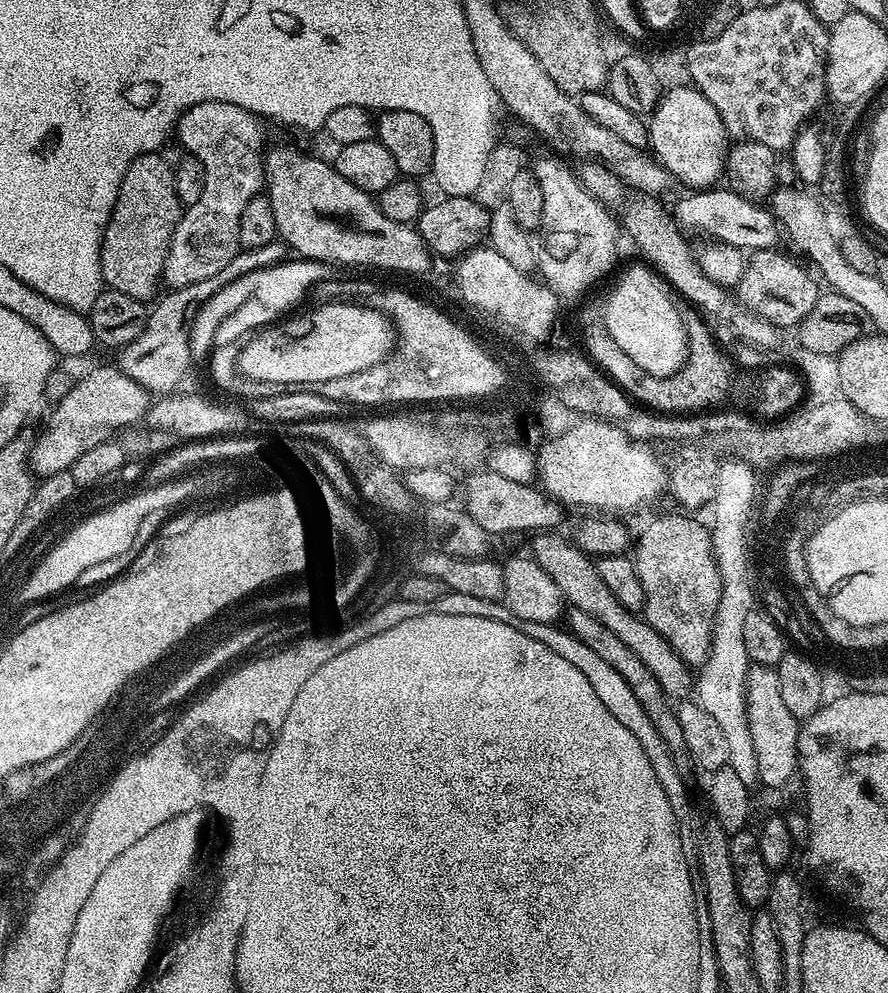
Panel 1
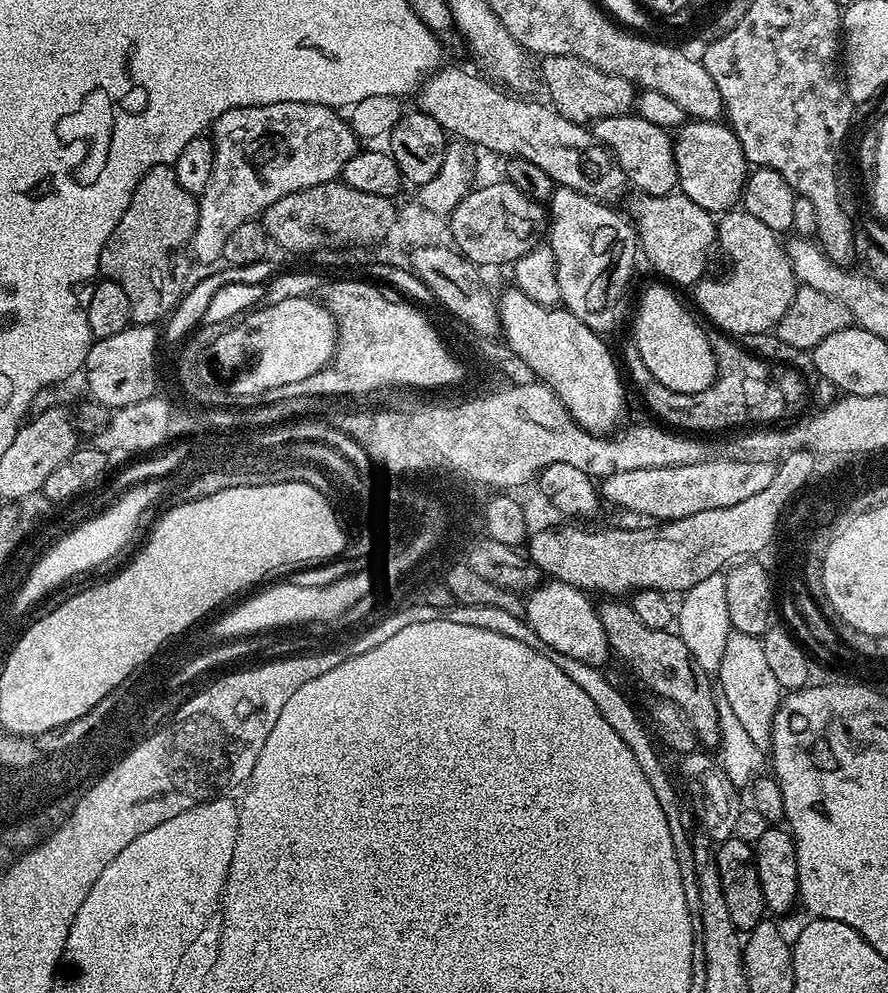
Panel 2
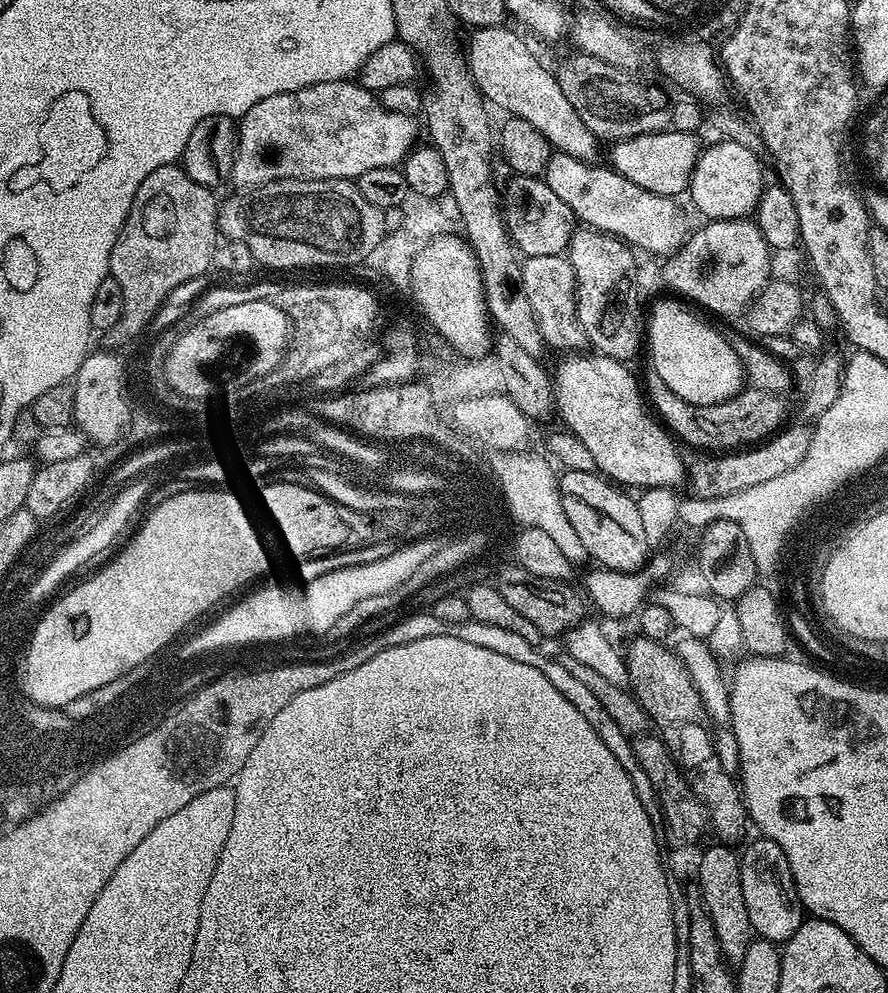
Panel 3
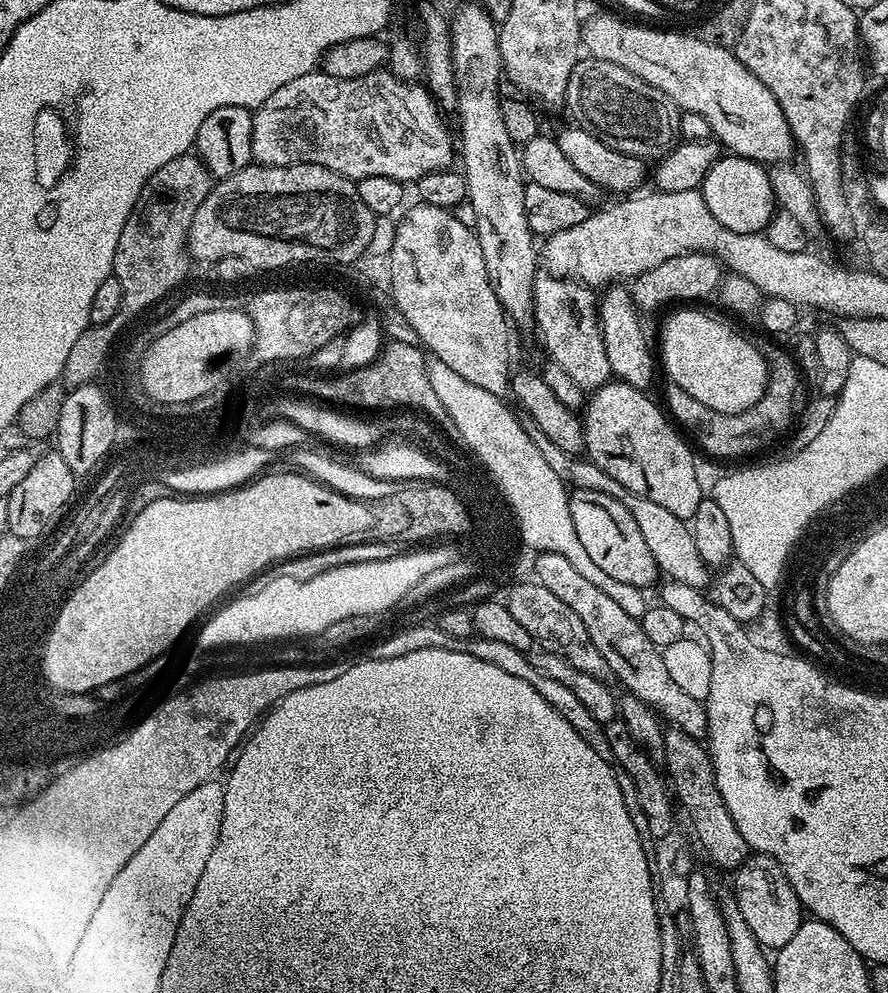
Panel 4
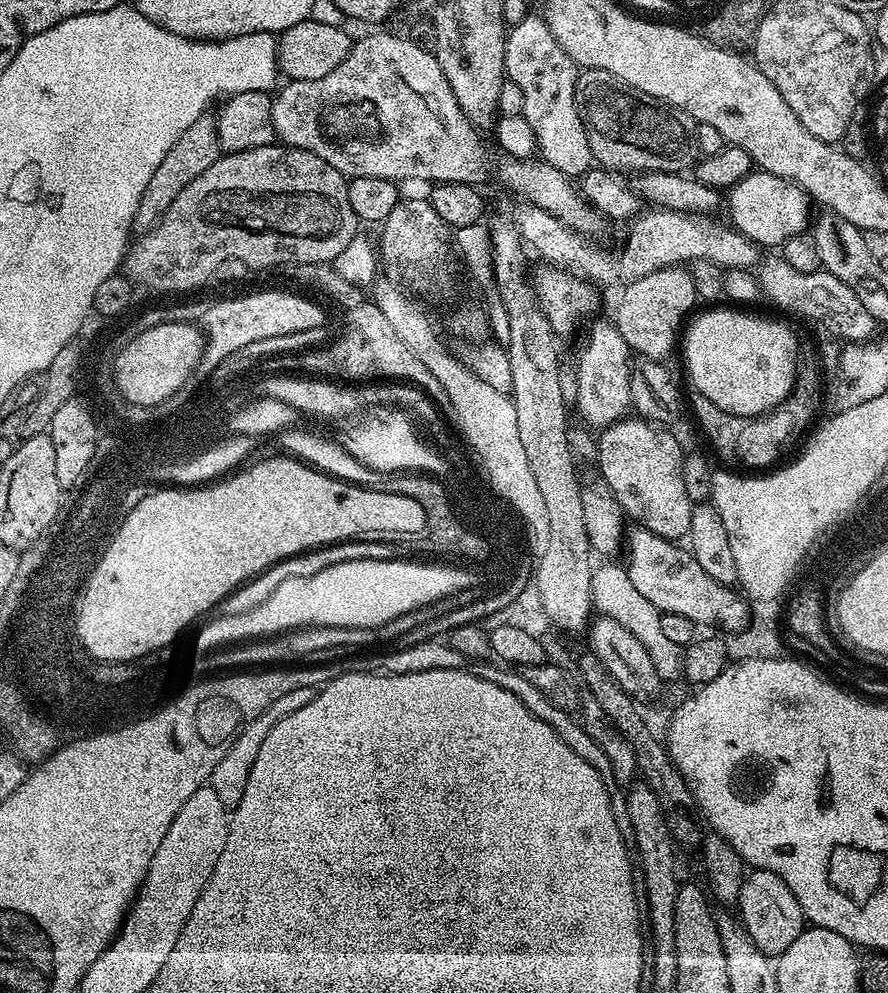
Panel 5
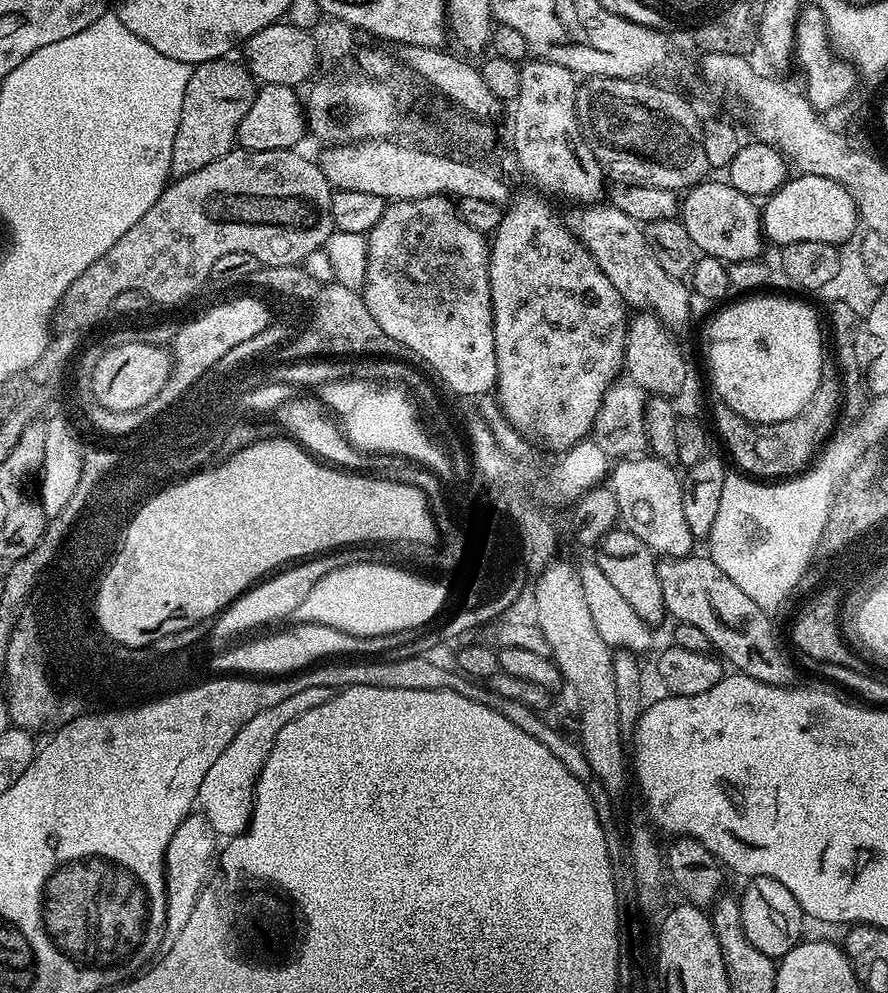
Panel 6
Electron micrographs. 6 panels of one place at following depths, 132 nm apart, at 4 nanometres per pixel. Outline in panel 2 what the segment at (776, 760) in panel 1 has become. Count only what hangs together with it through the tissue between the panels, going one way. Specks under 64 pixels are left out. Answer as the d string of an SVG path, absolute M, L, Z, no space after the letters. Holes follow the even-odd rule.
M731 631L716 680L721 697L729 703L747 735L757 747L767 749L771 745L773 718L782 699L782 689L767 664L763 641L756 636Z

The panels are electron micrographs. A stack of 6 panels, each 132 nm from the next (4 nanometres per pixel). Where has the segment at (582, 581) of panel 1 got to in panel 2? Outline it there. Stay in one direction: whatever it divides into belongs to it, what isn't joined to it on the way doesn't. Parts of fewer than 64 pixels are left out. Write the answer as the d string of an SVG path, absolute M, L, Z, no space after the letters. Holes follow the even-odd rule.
M604 598L598 611L611 651L620 655L632 667L632 672L661 700L669 700L680 708L680 713L692 725L697 741L705 749L716 750L720 746L719 710L713 677L694 660L682 638L672 630L650 630L634 614L631 603L620 598Z

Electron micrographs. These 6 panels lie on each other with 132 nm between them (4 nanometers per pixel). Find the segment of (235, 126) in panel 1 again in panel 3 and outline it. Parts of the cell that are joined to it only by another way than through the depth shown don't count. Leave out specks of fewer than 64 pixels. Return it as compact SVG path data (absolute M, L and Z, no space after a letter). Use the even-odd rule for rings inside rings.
M351 79L335 80L334 82L320 82L314 86L308 86L297 92L283 92L274 94L270 98L262 98L246 115L239 117L238 135L236 138L236 157L232 167L231 183L236 183L240 190L260 188L263 184L271 184L274 180L350 180L355 181L357 176L366 174L366 170L378 170L378 166L396 166L412 150L416 141L416 123L411 116L387 112L386 109L374 99L373 93L361 88L359 83Z

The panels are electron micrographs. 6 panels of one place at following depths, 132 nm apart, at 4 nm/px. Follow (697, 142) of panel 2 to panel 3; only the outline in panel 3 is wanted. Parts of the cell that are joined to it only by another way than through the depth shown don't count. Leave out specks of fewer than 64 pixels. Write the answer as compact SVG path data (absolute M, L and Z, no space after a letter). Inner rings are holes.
M729 138L721 144L709 143L701 151L696 169L692 175L690 197L696 203L698 211L708 220L742 220L751 217L758 206L758 198L766 187L764 172L760 169L760 160L744 144L739 144L736 138Z

